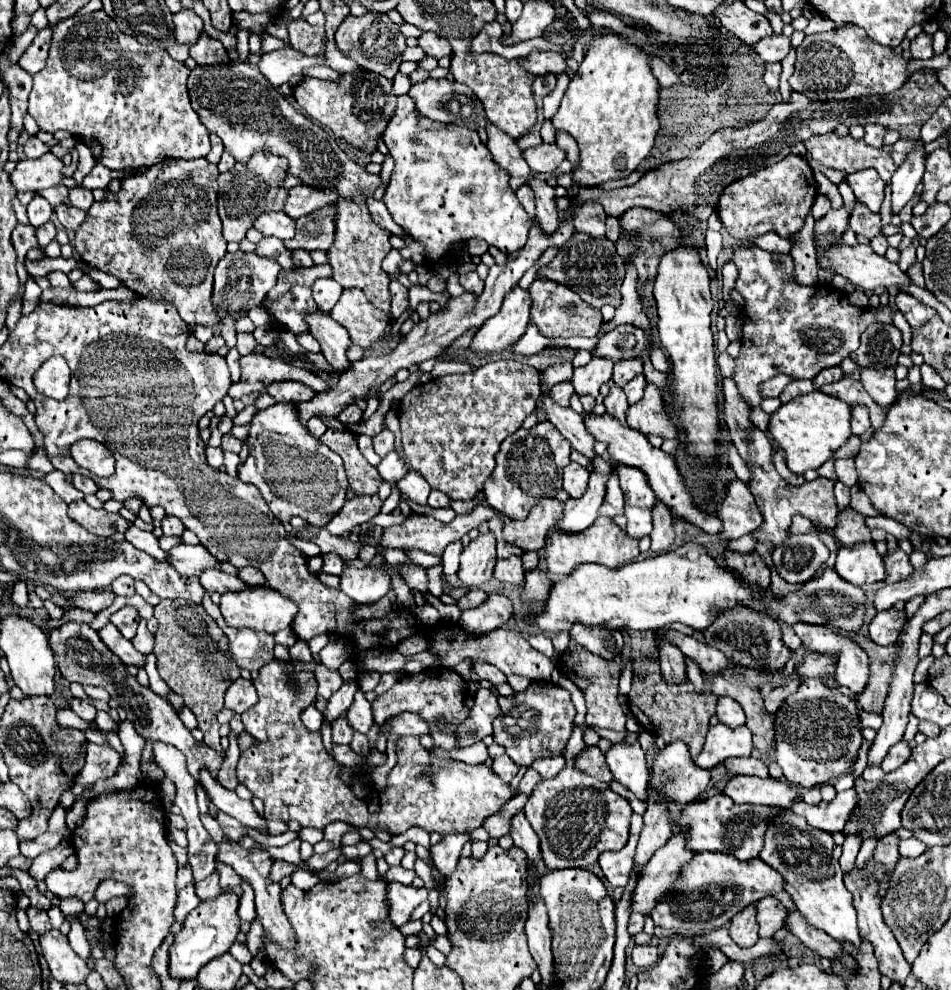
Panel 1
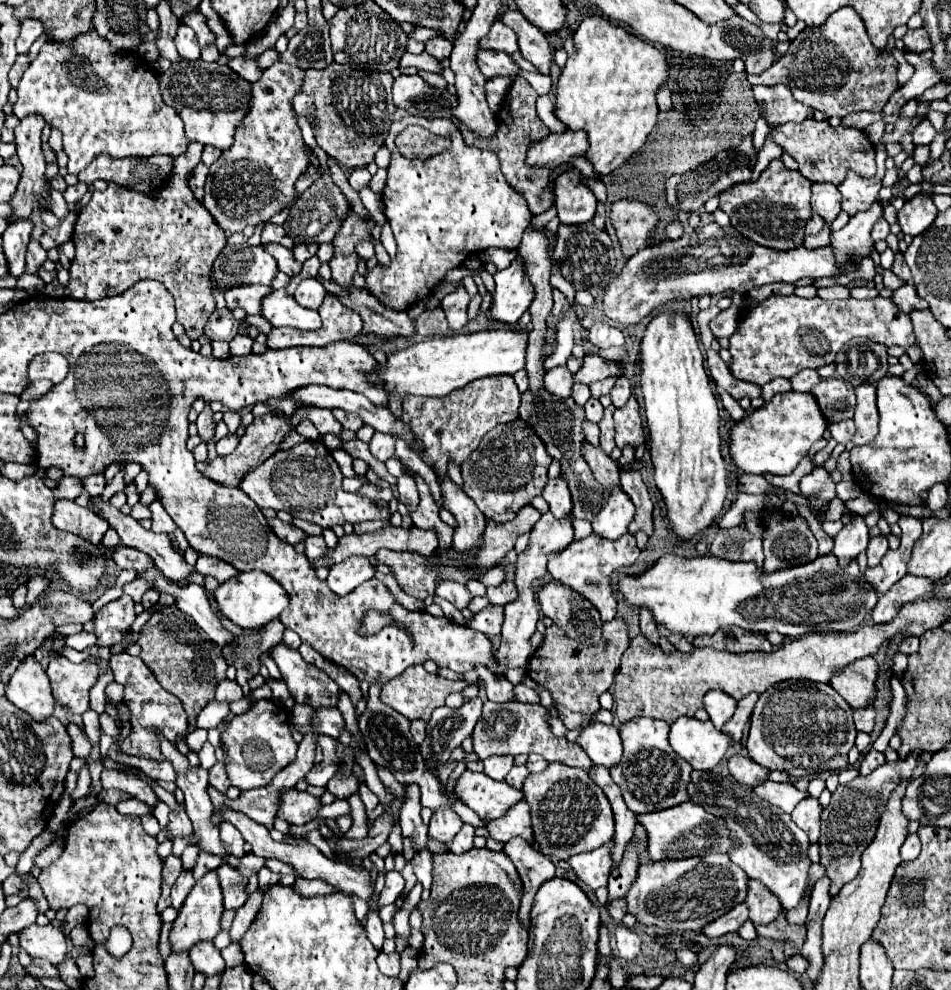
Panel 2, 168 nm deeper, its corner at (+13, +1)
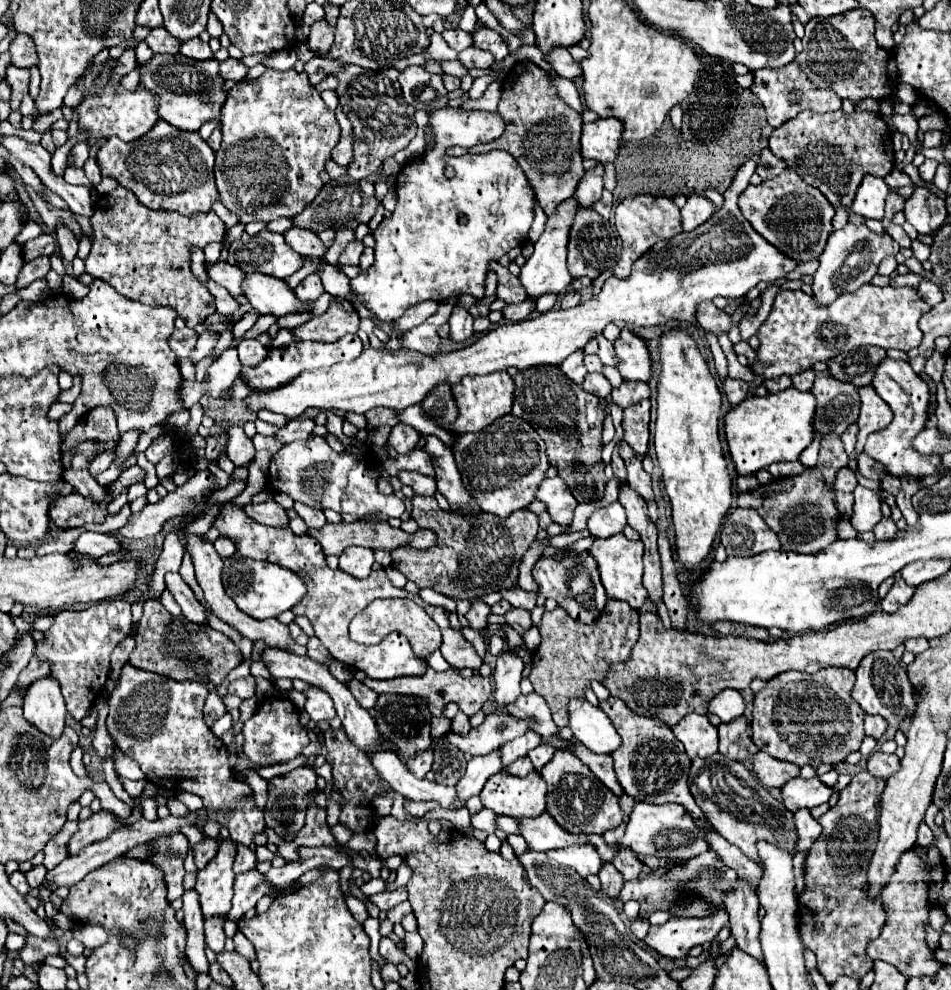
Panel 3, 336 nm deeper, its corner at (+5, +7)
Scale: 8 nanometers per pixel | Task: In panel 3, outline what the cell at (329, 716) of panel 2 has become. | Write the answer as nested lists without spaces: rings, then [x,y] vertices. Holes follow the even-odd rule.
[[[293,679],[292,687],[301,693],[305,691],[305,711],[311,715],[311,721],[325,721],[335,717],[333,701],[331,697],[327,697],[325,691],[321,691],[319,687],[311,687],[300,679]]]

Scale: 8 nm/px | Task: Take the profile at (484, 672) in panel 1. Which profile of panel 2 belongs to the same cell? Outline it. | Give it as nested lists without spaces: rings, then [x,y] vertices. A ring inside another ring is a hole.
[[[478,666],[476,669],[479,673],[479,681],[485,687],[487,699],[491,699],[491,701],[509,701],[509,699],[513,699],[513,695],[511,695],[513,685],[505,677],[499,679],[497,675],[493,675],[489,669],[485,669],[483,666]]]

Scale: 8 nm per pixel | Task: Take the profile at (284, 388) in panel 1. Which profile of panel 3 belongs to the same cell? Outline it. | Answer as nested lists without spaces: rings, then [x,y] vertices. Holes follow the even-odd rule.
[[[427,435],[427,451],[431,453],[431,459],[433,459],[437,491],[447,497],[449,505],[463,507],[467,503],[473,503],[473,497],[467,493],[467,489],[461,483],[461,475],[455,465],[453,451],[447,445],[443,445],[437,437],[431,437],[431,435]]]

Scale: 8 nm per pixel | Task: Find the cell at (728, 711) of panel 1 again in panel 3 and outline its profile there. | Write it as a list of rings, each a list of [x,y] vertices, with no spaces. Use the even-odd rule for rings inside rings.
[[[723,689],[709,703],[709,713],[717,715],[723,723],[729,723],[729,721],[741,717],[743,711],[745,711],[745,701],[743,701],[741,693],[735,689]]]

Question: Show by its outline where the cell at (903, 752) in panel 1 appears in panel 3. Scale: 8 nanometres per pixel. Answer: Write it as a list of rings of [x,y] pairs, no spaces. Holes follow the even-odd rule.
[[[875,751],[869,759],[867,759],[867,771],[873,777],[881,777],[883,781],[887,781],[889,775],[897,773],[897,769],[901,769],[901,761],[897,755],[887,755],[881,751]]]

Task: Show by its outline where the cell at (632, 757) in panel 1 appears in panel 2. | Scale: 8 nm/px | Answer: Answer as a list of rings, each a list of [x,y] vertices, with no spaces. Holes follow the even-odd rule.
[[[593,723],[579,735],[577,743],[585,749],[589,759],[597,765],[605,765],[611,769],[621,761],[623,747],[621,747],[619,731],[613,725]]]

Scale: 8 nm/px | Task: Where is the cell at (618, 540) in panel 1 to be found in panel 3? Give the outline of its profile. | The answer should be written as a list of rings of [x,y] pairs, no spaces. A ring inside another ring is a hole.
[[[617,533],[609,539],[595,539],[595,543],[589,551],[599,565],[601,581],[603,581],[607,595],[613,599],[619,599],[619,601],[627,601],[633,609],[641,609],[649,597],[647,589],[641,583],[641,577],[643,577],[643,545],[641,545],[641,541],[629,541],[623,533]]]

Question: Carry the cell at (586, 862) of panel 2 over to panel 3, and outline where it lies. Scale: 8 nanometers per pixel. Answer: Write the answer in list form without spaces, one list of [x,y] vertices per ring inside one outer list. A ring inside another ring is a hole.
[[[579,845],[579,847],[565,847],[565,849],[557,849],[557,851],[549,851],[547,853],[551,859],[555,859],[559,865],[567,865],[567,867],[575,867],[575,871],[581,877],[599,873],[603,861],[599,857],[599,853],[595,851],[595,847],[591,845]]]

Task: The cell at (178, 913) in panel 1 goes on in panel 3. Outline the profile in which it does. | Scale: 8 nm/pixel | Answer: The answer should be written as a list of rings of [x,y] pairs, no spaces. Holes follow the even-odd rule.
[[[173,833],[173,837],[157,837],[153,845],[155,855],[151,855],[149,861],[153,865],[159,865],[161,871],[165,873],[165,883],[169,889],[167,899],[173,901],[183,893],[183,875],[185,875],[183,859],[187,857],[189,841],[183,833]]]

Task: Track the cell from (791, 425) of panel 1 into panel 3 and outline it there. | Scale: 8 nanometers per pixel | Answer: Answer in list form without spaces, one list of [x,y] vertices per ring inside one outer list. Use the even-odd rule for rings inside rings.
[[[785,389],[775,395],[749,395],[737,407],[725,415],[725,439],[729,445],[729,455],[733,459],[737,475],[753,475],[759,469],[769,467],[775,461],[797,461],[803,449],[813,441],[813,413],[815,399],[813,393]]]

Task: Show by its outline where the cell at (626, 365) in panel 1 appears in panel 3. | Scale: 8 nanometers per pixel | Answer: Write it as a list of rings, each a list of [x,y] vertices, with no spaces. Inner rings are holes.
[[[587,373],[581,387],[597,397],[605,397],[611,393],[611,383],[607,381],[607,377],[603,373]]]

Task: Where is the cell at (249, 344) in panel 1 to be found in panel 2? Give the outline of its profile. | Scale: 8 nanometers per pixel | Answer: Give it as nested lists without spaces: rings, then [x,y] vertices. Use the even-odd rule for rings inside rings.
[[[235,335],[229,341],[231,355],[249,355],[251,353],[251,345],[253,345],[253,339],[247,337],[247,335]]]

